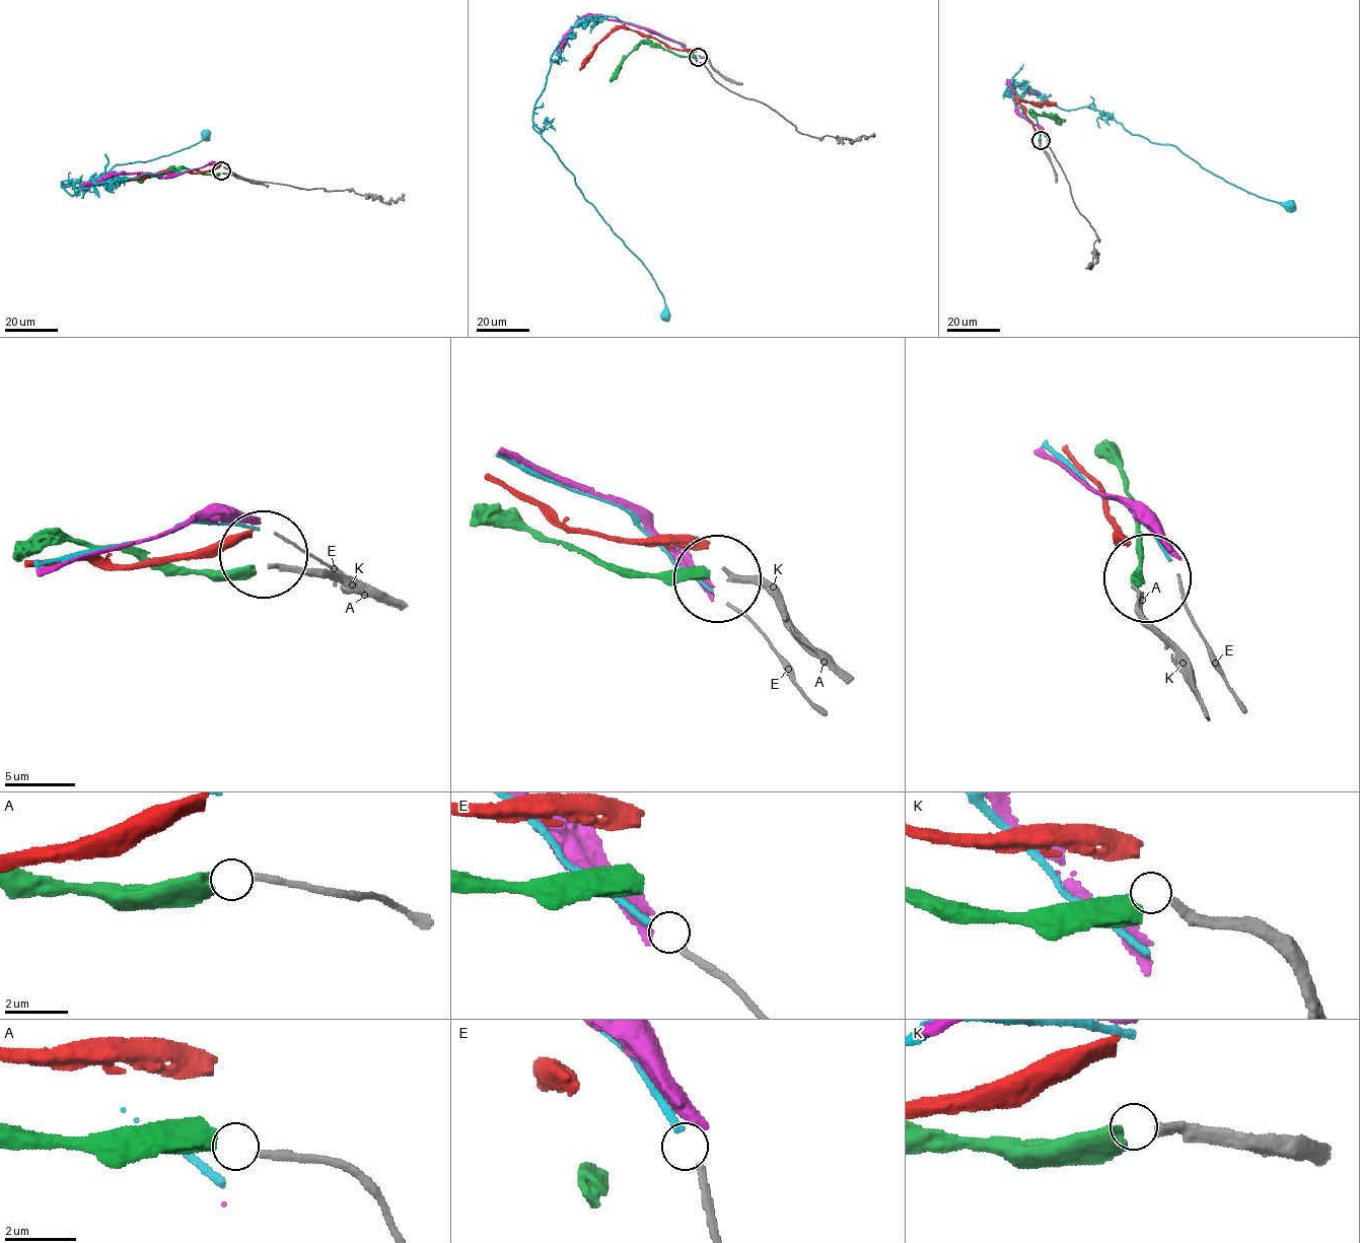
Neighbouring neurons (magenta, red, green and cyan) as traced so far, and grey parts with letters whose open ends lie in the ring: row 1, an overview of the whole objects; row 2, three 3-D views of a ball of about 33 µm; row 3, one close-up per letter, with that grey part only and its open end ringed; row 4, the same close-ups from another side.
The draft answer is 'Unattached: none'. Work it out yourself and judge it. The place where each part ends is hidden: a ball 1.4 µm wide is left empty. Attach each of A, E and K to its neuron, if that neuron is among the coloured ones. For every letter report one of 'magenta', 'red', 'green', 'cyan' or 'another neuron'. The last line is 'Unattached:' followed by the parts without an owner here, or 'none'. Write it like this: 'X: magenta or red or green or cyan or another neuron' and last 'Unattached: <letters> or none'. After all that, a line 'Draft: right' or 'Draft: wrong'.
A: another neuron
E: cyan
K: green
Unattached: A
Draft: wrong

